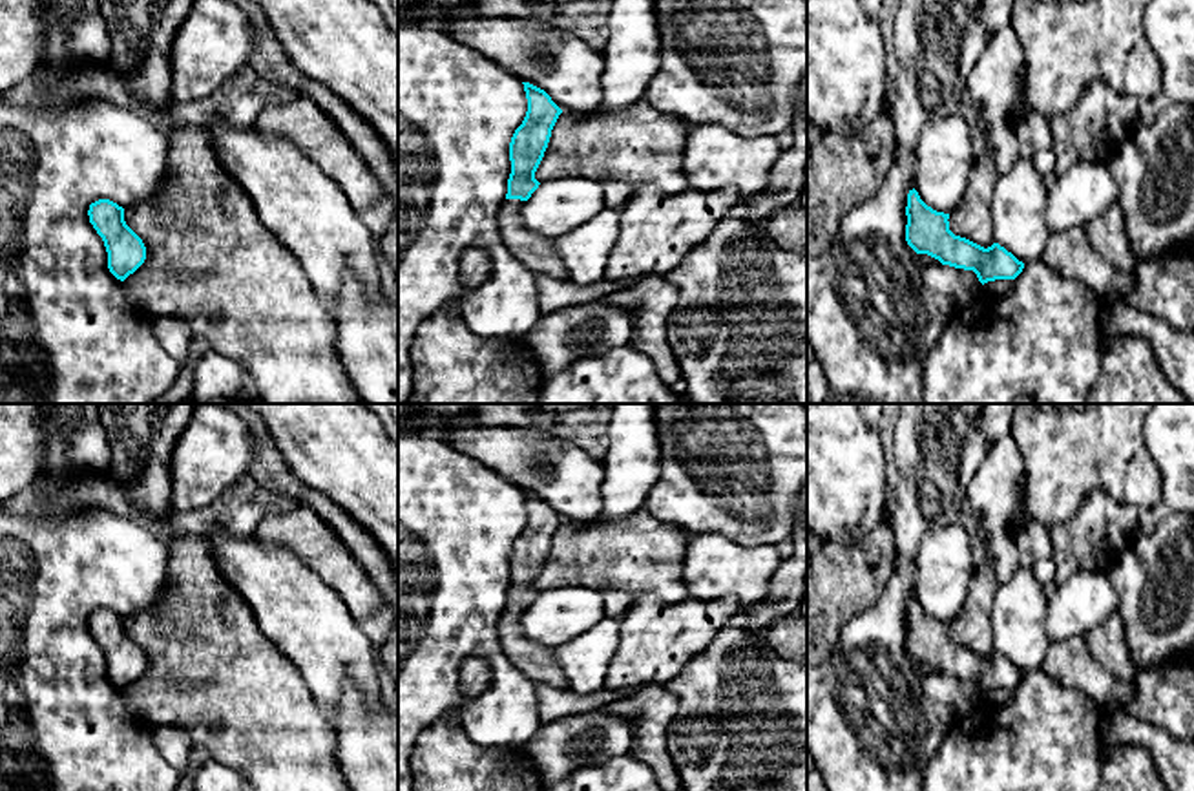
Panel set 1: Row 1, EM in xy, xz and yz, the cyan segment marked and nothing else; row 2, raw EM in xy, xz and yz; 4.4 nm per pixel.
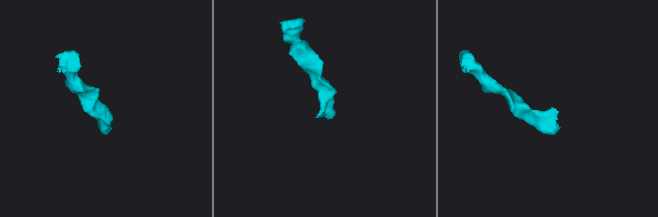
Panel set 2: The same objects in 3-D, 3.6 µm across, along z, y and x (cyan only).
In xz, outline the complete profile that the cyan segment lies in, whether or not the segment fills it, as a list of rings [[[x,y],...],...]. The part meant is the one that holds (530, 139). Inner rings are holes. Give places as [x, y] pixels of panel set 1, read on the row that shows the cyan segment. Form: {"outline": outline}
{"outline": [[[529,82],[522,84],[528,111],[509,142],[511,174],[506,199],[497,212],[498,230],[506,248],[533,274],[568,279],[566,269],[555,254],[553,237],[524,228],[518,221],[522,205],[540,185],[535,172],[562,113],[544,90]]]}

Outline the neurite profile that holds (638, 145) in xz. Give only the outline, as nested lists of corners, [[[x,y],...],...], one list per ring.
[[[644,97],[619,111],[593,111],[575,115],[562,111],[551,130],[544,157],[535,179],[553,181],[562,175],[584,175],[592,181],[626,181],[630,185],[648,183],[666,194],[688,188],[685,175],[686,122],[655,110]]]

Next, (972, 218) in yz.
[[[988,142],[986,153],[975,159],[962,201],[949,214],[949,230],[955,236],[966,237],[984,248],[993,245],[990,201],[999,177],[1000,172],[995,166],[993,148]]]

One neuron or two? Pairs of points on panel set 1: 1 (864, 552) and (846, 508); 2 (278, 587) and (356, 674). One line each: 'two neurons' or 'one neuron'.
1: two neurons
2: one neuron

